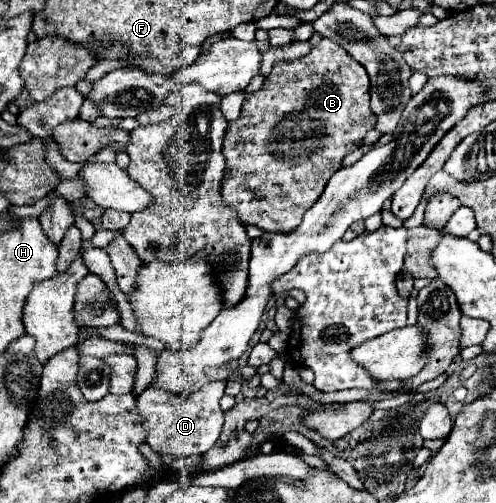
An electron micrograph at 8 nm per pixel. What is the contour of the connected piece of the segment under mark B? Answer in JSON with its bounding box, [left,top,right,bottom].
[222,38,374,232]

